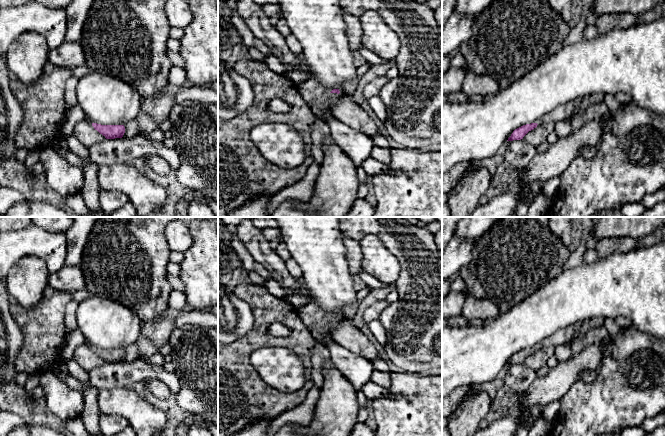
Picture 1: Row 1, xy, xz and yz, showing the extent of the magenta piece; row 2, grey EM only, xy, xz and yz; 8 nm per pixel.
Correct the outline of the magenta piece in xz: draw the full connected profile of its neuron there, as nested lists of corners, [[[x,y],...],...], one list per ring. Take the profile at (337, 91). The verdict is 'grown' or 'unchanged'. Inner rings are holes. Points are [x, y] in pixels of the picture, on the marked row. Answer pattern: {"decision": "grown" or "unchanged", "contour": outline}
{"decision": "grown", "contour": [[[312,77],[300,83],[297,88],[316,118],[320,120],[324,113],[330,112],[330,101],[340,93],[339,89],[326,93],[318,81]]]}

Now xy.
{"decision": "unchanged", "contour": [[[92,123],[92,126],[106,139],[122,138],[125,133],[124,125],[101,125]]]}

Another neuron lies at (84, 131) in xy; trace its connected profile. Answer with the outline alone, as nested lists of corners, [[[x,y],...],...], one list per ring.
[[[88,121],[78,122],[74,127],[73,135],[87,147],[103,142],[106,139]]]

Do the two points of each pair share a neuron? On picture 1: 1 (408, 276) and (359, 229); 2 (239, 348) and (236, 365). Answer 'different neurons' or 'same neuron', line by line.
1: same neuron
2: same neuron

